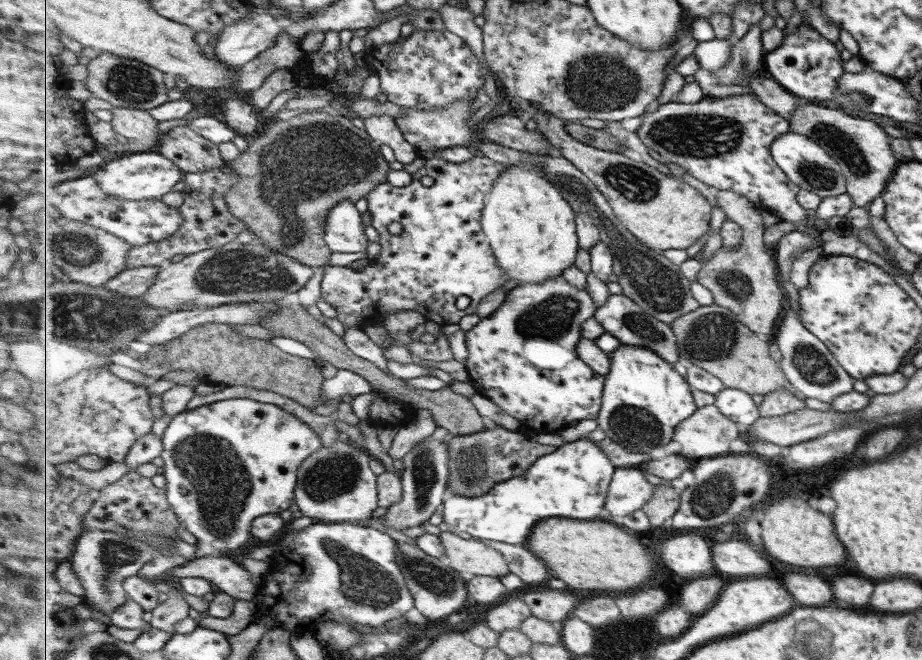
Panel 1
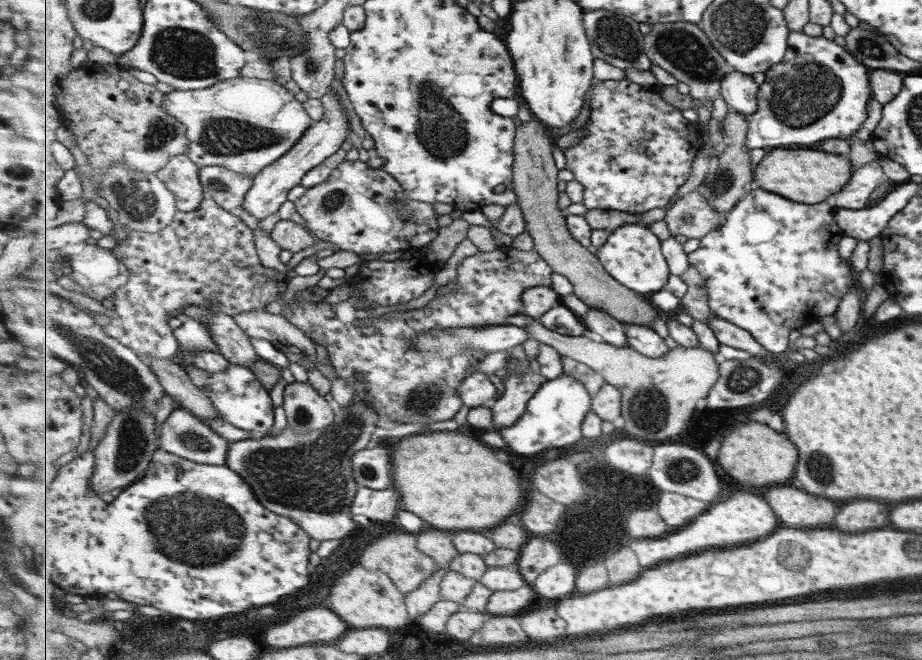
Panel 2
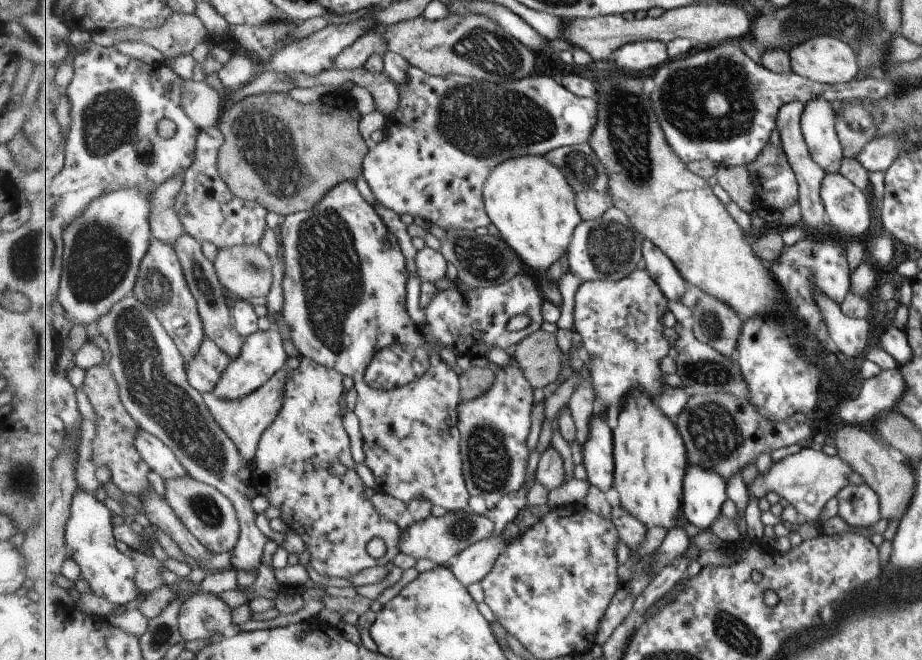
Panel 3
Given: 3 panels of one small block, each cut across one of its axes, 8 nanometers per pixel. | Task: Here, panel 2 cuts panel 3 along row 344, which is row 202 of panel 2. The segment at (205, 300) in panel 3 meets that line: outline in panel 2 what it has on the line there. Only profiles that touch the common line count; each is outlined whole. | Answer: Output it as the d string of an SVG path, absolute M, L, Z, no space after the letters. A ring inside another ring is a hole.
M206 166L200 169L204 194L214 198L223 208L234 211L242 207L246 194L254 183L253 177L229 170L226 166Z

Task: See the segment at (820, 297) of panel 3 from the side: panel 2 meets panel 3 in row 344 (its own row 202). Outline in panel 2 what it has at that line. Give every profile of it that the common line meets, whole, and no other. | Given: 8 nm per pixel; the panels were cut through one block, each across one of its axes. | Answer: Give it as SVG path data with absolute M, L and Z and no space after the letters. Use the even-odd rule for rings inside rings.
M878 158L853 169L853 174L841 191L828 199L833 208L859 210L865 208L865 202L871 192L884 180Z

